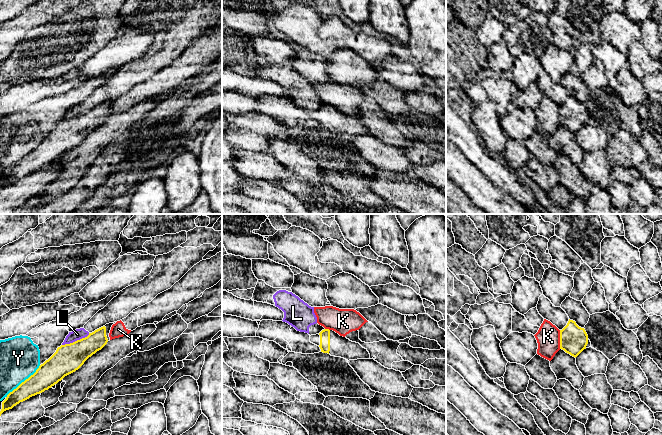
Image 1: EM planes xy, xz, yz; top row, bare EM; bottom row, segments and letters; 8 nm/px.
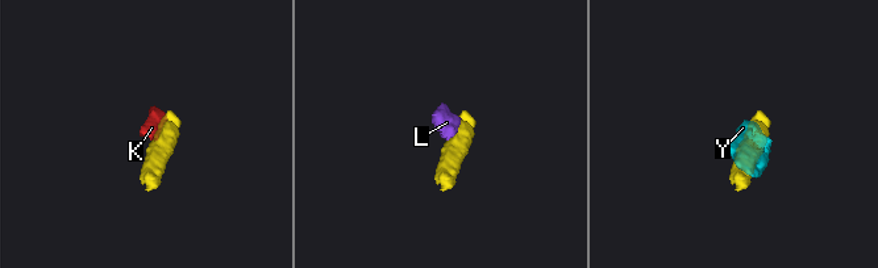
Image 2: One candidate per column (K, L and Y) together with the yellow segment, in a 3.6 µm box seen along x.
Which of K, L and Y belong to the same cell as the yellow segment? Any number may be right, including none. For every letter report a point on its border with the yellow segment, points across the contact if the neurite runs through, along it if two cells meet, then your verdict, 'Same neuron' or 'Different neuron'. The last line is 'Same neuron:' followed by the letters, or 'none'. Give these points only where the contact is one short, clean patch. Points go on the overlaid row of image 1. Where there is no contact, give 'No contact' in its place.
K: Touches yellow at yz (560, 339). Boundary: yz (559, 330), (560, 348). Different neuron
L: Touches yellow at xy (75, 341). Boundary: xy (89, 333), (84, 337), (62, 345). Different neuron
Y: Touches yellow at xy (24, 381). Different neuron
Same neuron: none

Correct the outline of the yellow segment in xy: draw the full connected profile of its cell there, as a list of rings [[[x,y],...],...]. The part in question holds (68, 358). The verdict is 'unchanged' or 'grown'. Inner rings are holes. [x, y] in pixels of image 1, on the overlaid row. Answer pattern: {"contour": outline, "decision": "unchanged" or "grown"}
{"contour": [[[115,323],[106,324],[89,333],[85,338],[58,347],[56,352],[41,364],[33,375],[7,395],[2,402],[0,416],[4,411],[48,390],[65,376],[78,370],[89,357],[110,341],[109,333]]], "decision": "grown"}

